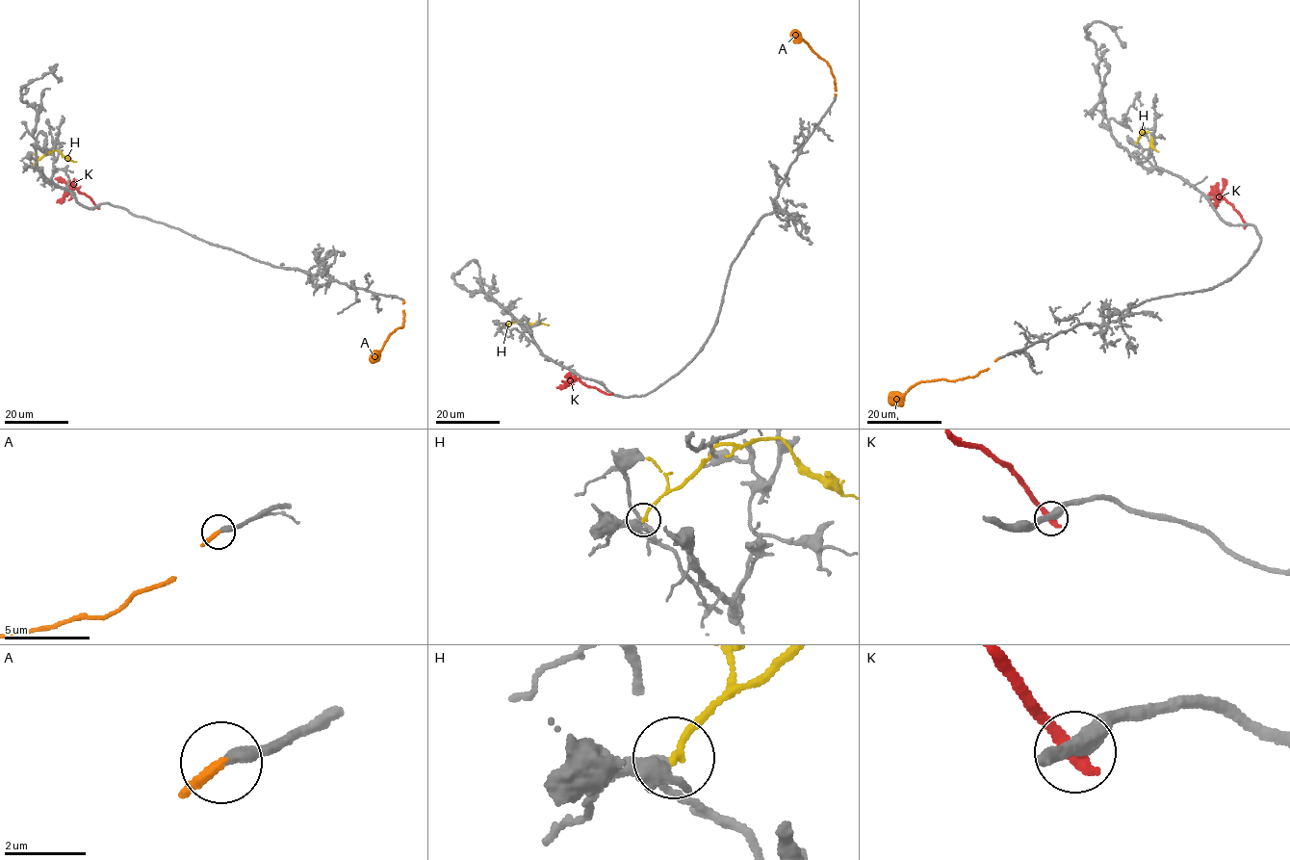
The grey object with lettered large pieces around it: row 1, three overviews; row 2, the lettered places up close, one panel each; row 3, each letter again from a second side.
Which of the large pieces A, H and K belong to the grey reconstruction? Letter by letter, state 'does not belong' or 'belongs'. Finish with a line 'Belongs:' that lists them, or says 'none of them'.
A: belongs
H: does not belong
K: does not belong
Belongs: A

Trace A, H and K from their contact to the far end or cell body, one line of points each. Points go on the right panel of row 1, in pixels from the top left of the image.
A: (998, 358), (975, 376), (921, 381), (890, 403)
H: (1135, 142), (1142, 130), (1149, 132), (1154, 148), (1158, 151)
K: (1245, 226), (1241, 216), (1218, 193), (1218, 201), (1210, 205)

